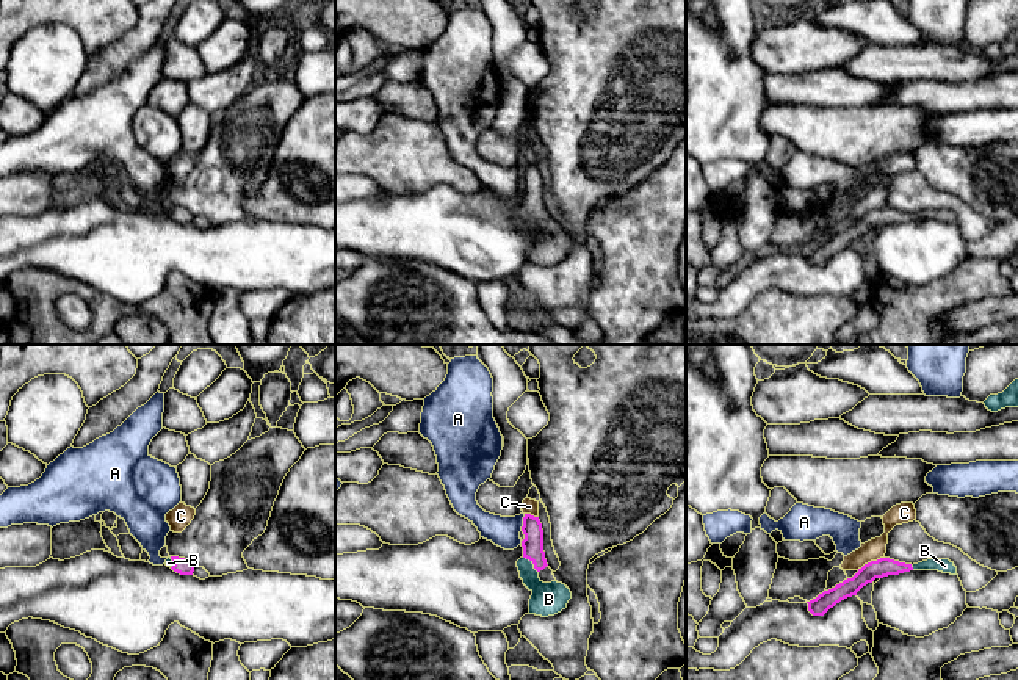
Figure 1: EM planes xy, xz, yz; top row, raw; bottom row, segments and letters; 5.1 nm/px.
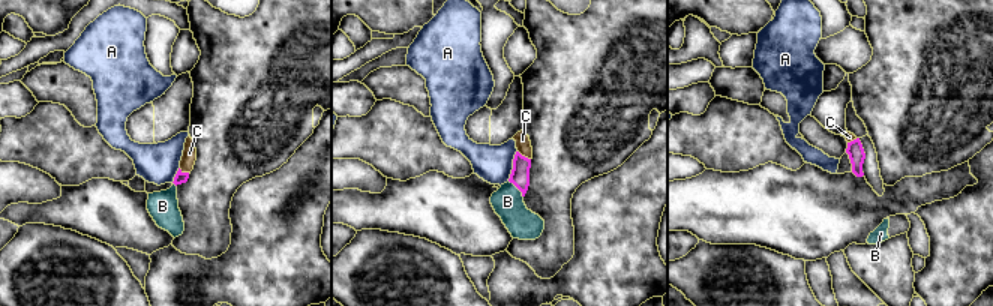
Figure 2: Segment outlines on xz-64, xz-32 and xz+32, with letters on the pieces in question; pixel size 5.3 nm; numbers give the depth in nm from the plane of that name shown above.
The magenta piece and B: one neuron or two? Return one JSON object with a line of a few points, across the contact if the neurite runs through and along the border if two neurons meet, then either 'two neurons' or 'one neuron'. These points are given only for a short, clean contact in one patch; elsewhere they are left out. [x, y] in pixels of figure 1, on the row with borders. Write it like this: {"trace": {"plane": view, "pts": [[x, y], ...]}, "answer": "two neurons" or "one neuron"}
{"trace": {"plane": "xz", "pts": [[533, 544], [533, 563], [533, 582], [548, 599]]}, "answer": "one neuron"}

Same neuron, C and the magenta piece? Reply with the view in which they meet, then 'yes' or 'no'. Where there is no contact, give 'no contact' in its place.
yz | no

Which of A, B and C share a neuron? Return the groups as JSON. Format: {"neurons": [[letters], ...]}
{"neurons": [["A"], ["B"], ["C"]]}

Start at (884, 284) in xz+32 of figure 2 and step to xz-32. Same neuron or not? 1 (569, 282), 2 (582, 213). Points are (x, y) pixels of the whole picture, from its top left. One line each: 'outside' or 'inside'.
1: outside
2: outside

